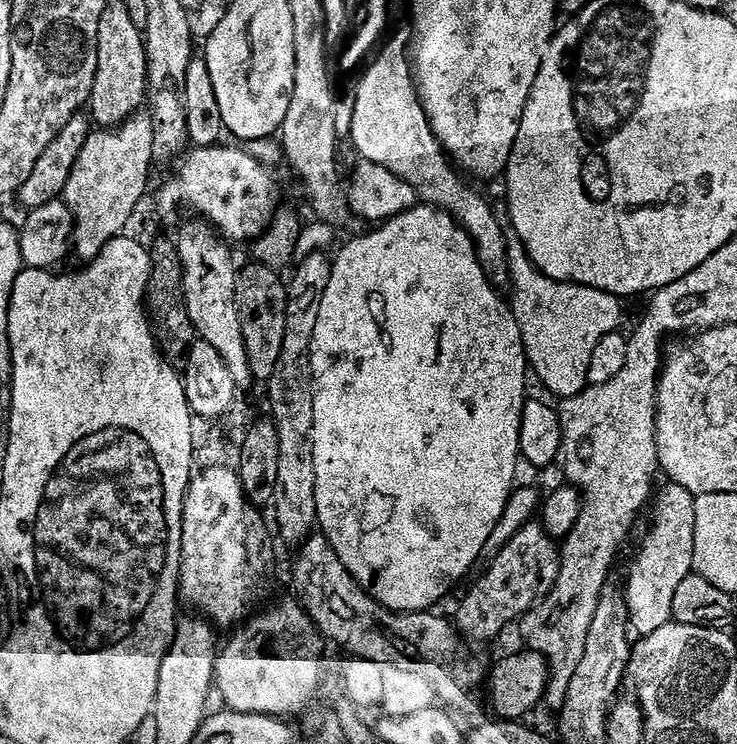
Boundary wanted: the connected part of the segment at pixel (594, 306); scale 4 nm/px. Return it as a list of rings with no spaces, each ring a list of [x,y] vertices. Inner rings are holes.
[[[512,246],[508,249],[508,274],[510,286],[516,294],[514,311],[516,320],[522,330],[524,353],[528,355],[531,371],[559,398],[578,396],[585,388],[589,387],[588,371],[590,360],[596,347],[604,338],[617,331],[620,324],[621,297],[611,296],[597,288],[587,288],[581,284],[563,284],[544,276],[532,265],[532,260],[523,247]]]

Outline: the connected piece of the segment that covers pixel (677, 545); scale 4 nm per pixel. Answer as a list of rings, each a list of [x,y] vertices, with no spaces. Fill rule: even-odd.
[[[674,483],[667,485],[668,489],[660,496],[660,502],[656,506],[656,517],[652,520],[652,529],[648,532],[648,545],[640,556],[640,565],[632,576],[628,588],[626,584],[626,599],[628,602],[628,622],[631,631],[637,637],[649,636],[656,630],[662,630],[662,626],[673,623],[672,611],[674,610],[674,593],[678,586],[682,586],[684,579],[693,575],[694,569],[694,510],[696,509],[696,497],[690,494],[682,486]]]

